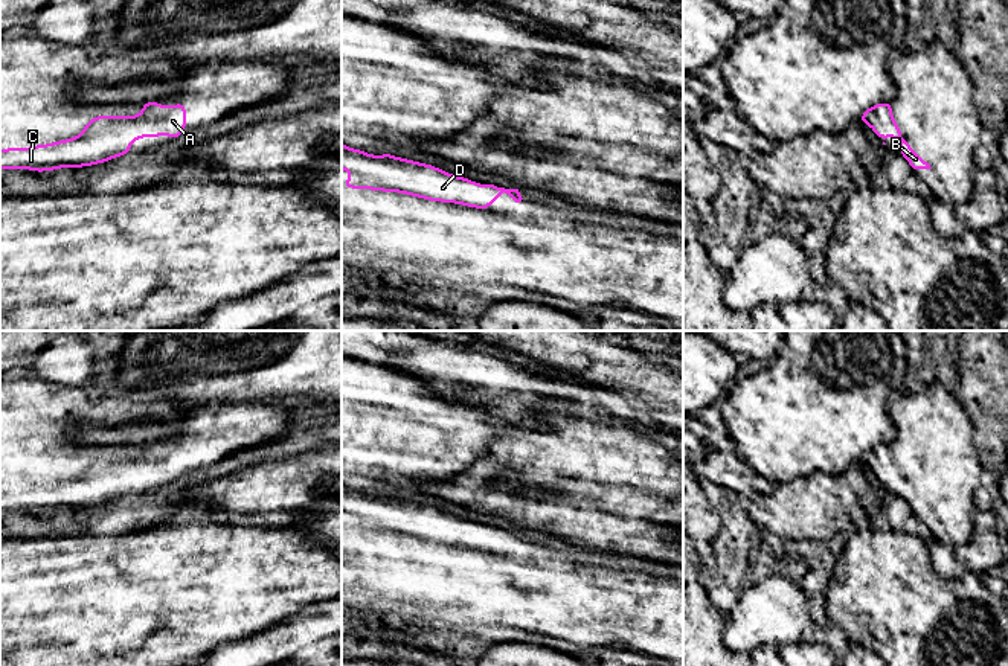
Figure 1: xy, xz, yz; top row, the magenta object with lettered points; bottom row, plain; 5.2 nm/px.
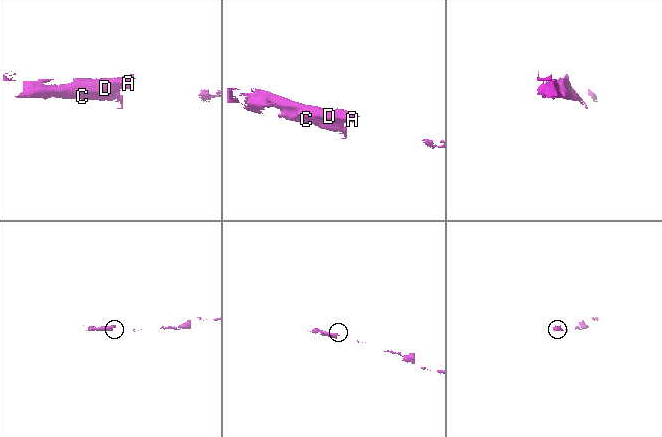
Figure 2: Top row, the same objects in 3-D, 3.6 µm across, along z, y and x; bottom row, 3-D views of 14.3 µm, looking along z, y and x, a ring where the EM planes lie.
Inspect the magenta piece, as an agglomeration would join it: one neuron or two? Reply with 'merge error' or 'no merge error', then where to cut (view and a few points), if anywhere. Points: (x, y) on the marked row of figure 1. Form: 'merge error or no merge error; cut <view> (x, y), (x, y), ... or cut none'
no merge error; cut none

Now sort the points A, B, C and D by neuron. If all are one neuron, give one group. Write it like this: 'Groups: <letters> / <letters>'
Groups: A B C D

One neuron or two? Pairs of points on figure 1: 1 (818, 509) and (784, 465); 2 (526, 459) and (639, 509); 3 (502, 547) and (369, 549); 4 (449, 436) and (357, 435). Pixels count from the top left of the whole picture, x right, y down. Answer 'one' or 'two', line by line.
1: two
2: one
3: two
4: one

